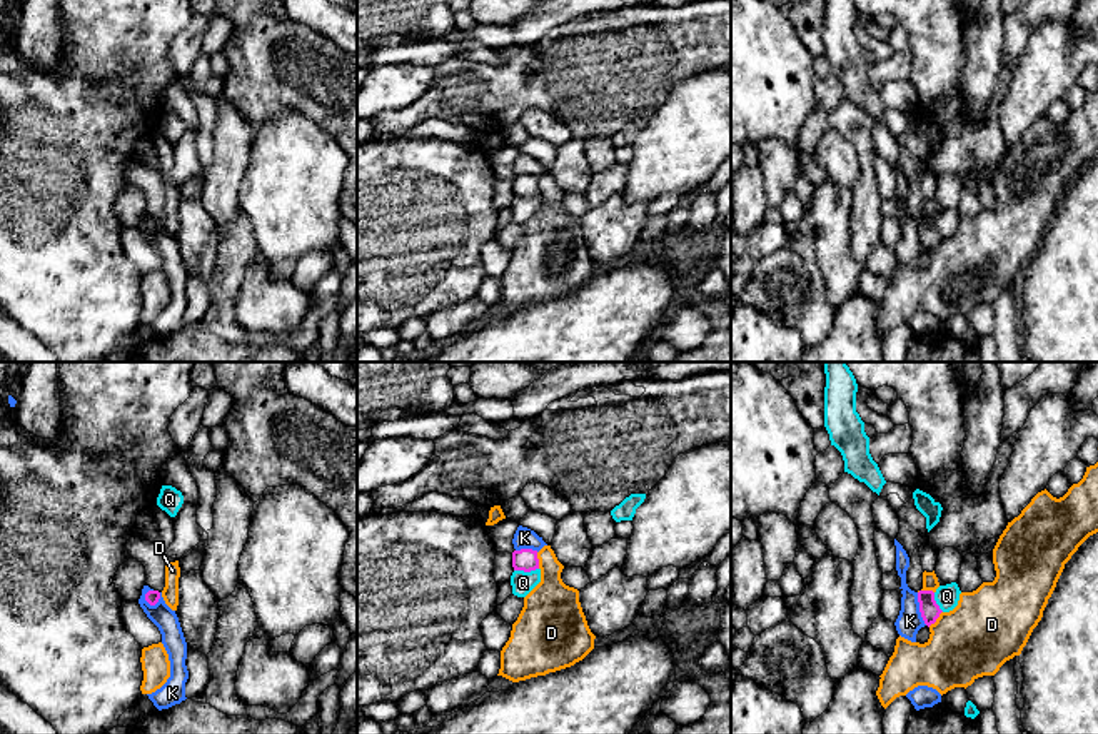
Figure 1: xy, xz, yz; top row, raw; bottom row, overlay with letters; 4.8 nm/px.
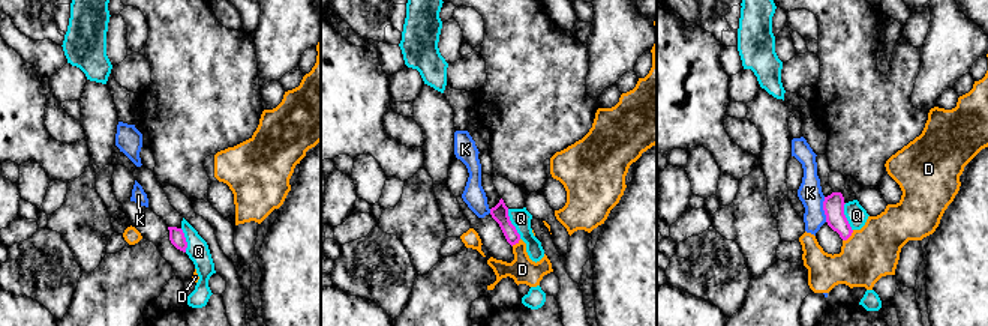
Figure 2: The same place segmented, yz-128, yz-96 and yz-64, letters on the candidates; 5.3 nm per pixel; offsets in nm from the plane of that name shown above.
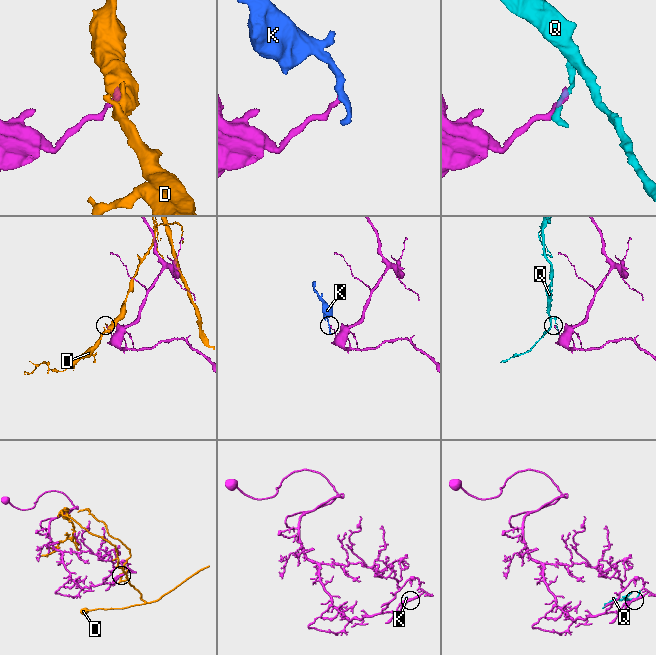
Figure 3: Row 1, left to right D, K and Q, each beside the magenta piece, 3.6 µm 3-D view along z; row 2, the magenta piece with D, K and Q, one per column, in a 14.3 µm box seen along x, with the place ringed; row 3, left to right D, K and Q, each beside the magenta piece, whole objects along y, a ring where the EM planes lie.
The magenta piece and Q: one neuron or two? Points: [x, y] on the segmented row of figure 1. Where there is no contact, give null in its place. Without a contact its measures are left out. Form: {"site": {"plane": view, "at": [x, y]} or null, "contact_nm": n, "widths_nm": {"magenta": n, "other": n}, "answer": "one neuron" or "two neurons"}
{"site": {"plane": "xz", "at": [526, 571]}, "contact_nm": 120, "widths_nm": {"magenta": 110, "other": 110}, "answer": "two neurons"}

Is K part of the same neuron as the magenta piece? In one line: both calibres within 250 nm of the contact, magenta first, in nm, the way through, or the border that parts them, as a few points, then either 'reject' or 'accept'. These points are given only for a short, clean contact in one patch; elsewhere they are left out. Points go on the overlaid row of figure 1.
calibres 70 and 110 nm; border xy (161, 593), (154, 604), (144, 599); reject

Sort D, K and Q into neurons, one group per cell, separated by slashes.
D / K / Q

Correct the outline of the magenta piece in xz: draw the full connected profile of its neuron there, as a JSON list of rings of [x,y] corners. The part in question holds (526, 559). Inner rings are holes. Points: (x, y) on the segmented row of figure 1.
[[[532,549],[514,550],[512,567],[514,571],[524,571],[524,572],[539,569],[537,550],[532,550]]]

